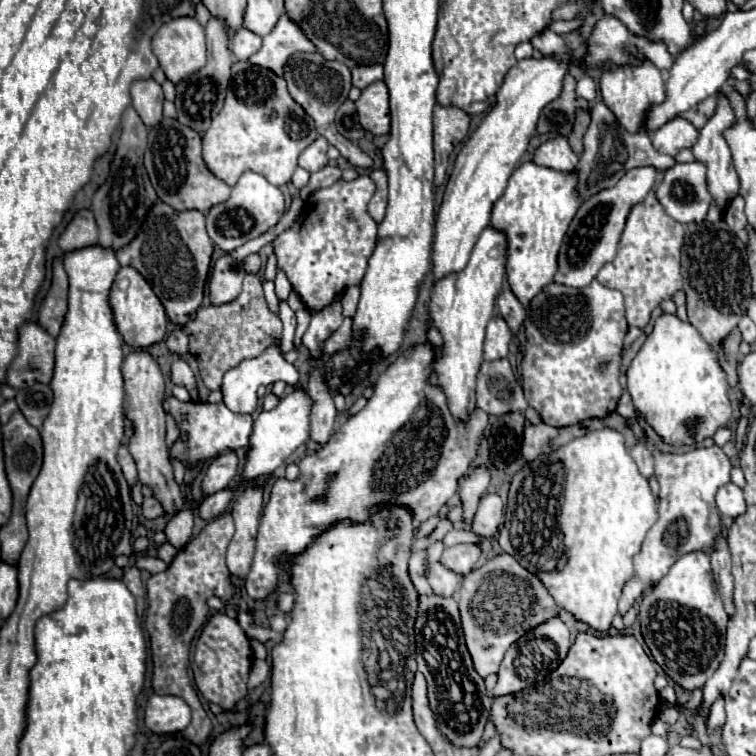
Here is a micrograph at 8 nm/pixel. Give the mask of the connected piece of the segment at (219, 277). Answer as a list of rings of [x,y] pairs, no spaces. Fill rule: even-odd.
[[[223,254],[209,276],[209,300],[213,306],[229,304],[233,302],[239,292],[245,278],[245,270],[237,260],[233,260],[229,254]]]

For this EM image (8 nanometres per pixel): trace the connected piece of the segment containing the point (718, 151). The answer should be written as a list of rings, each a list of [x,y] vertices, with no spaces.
[[[721,94],[715,116],[701,128],[699,140],[691,148],[693,154],[695,154],[695,160],[699,160],[699,162],[703,162],[707,166],[707,188],[709,188],[709,192],[713,196],[713,202],[719,206],[719,210],[725,210],[729,206],[729,202],[737,196],[737,190],[739,190],[739,178],[737,178],[733,162],[731,162],[731,150],[729,150],[729,144],[727,144],[727,140],[723,136],[723,130],[727,126],[731,126],[733,122],[735,122],[735,116],[733,116],[731,104],[727,102],[727,96]]]

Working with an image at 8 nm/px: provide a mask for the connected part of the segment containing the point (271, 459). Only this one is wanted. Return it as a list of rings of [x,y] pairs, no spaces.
[[[295,388],[289,396],[285,396],[277,408],[261,410],[253,422],[253,432],[249,436],[249,448],[245,454],[245,466],[241,470],[241,482],[253,482],[261,476],[275,472],[285,460],[309,438],[309,412],[311,398],[301,388]]]

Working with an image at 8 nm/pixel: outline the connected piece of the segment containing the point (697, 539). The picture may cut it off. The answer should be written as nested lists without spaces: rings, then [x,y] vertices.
[[[711,446],[711,448],[695,448],[691,452],[685,452],[683,458],[681,454],[665,454],[665,452],[655,452],[655,470],[657,470],[657,480],[659,480],[659,520],[651,526],[651,530],[647,532],[639,554],[635,554],[633,558],[633,566],[635,566],[635,574],[633,578],[623,586],[623,594],[619,598],[619,612],[625,614],[641,596],[647,588],[651,588],[653,584],[657,584],[667,572],[669,568],[685,554],[689,552],[705,552],[711,554],[715,550],[715,538],[721,534],[721,518],[719,518],[719,510],[715,504],[715,494],[721,486],[731,482],[731,462],[725,456],[725,452],[719,446]]]

